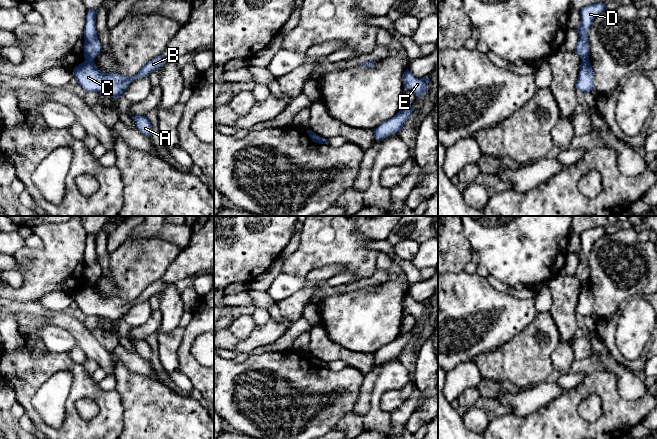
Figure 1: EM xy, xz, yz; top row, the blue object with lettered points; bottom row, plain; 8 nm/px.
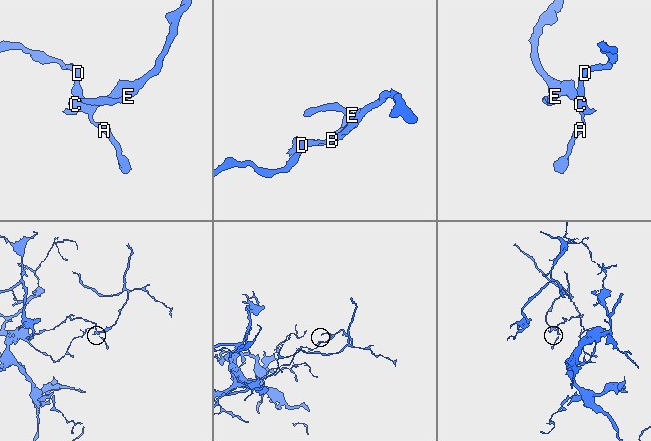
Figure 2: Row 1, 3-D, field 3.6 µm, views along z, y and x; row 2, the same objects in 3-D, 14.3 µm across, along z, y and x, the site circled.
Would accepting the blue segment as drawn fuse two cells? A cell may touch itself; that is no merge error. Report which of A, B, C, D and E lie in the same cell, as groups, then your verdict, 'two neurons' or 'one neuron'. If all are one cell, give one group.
A B C E / D | two neurons

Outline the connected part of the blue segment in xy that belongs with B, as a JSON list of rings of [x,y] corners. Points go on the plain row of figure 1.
[[[157,280],[146,287],[134,300],[126,301],[118,297],[103,297],[94,286],[84,285],[74,292],[73,301],[85,315],[96,315],[118,323],[124,319],[129,308],[138,302],[148,301],[153,295],[160,294],[167,283]]]

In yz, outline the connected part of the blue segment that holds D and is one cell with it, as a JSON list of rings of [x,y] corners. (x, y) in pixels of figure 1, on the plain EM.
[[[595,227],[590,228],[580,234],[581,246],[580,250],[577,252],[579,264],[577,266],[575,276],[581,283],[589,283],[590,269],[588,265],[588,255],[595,241],[606,233],[607,232],[605,228]]]

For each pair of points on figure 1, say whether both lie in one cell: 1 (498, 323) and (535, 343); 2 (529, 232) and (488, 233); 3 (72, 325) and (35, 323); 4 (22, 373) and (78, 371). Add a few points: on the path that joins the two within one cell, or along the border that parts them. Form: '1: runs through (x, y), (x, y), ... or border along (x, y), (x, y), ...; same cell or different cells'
1: border along (534, 317), (512, 338), (497, 346); different cells
2: runs through (519, 232), (498, 232); same cell
3: runs through (63, 320), (44, 319); same cell
4: runs through (36, 370), (45, 365), (64, 365); same cell

